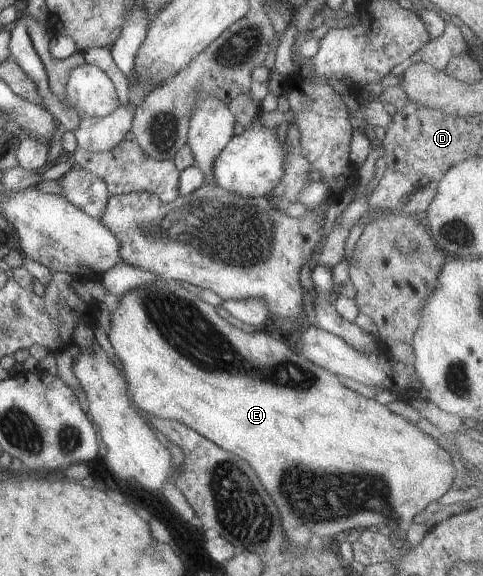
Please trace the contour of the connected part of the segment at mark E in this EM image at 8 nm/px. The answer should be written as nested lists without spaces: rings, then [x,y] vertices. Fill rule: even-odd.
[[[158,278],[150,284],[143,284],[125,292],[120,296],[118,307],[110,314],[110,330],[108,333],[109,342],[115,350],[115,356],[119,358],[123,365],[123,374],[128,384],[127,394],[132,400],[133,406],[138,408],[141,413],[146,416],[157,416],[163,420],[172,420],[180,422],[185,426],[195,430],[201,436],[211,440],[217,446],[224,448],[239,458],[243,458],[245,462],[249,462],[255,470],[255,474],[259,476],[263,488],[269,492],[269,496],[275,500],[279,512],[281,512],[281,524],[285,533],[285,544],[289,548],[289,554],[293,558],[301,558],[303,552],[309,548],[309,540],[313,535],[320,537],[333,536],[347,530],[360,531],[370,526],[377,526],[391,533],[399,529],[396,542],[402,547],[409,546],[407,541],[407,531],[414,523],[413,518],[417,514],[421,514],[430,502],[437,501],[445,492],[451,489],[451,484],[455,478],[455,468],[451,453],[448,449],[443,449],[437,443],[437,438],[425,433],[415,424],[409,422],[405,418],[391,412],[387,405],[379,403],[375,399],[368,399],[363,395],[345,387],[338,379],[337,375],[321,368],[319,365],[305,360],[299,351],[296,350],[288,341],[275,332],[257,332],[253,329],[241,330],[233,324],[229,324],[223,318],[217,307],[197,298],[195,294],[183,288],[181,283],[175,281],[164,281]],[[319,494],[321,498],[325,498],[325,506],[327,512],[343,512],[343,514],[325,514],[325,518],[319,514]],[[375,498],[379,498],[383,502],[383,506],[379,510],[375,510]]]

